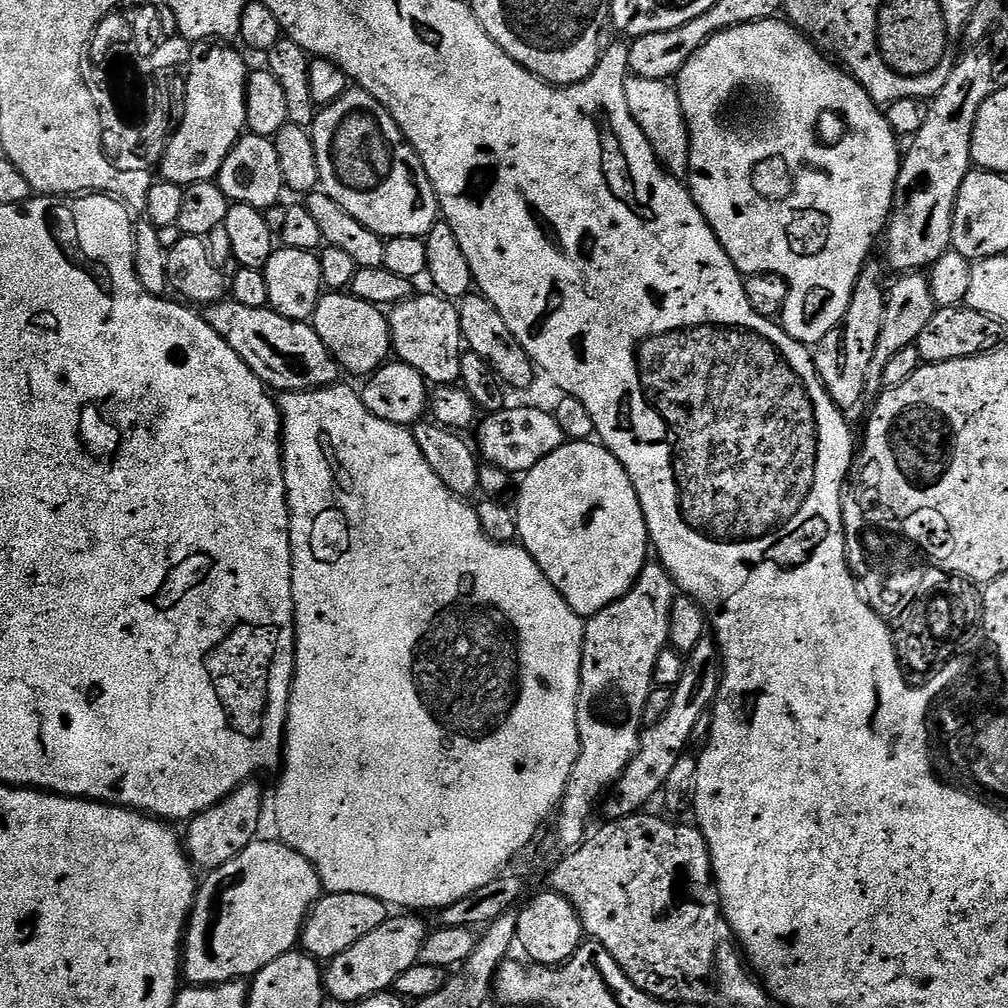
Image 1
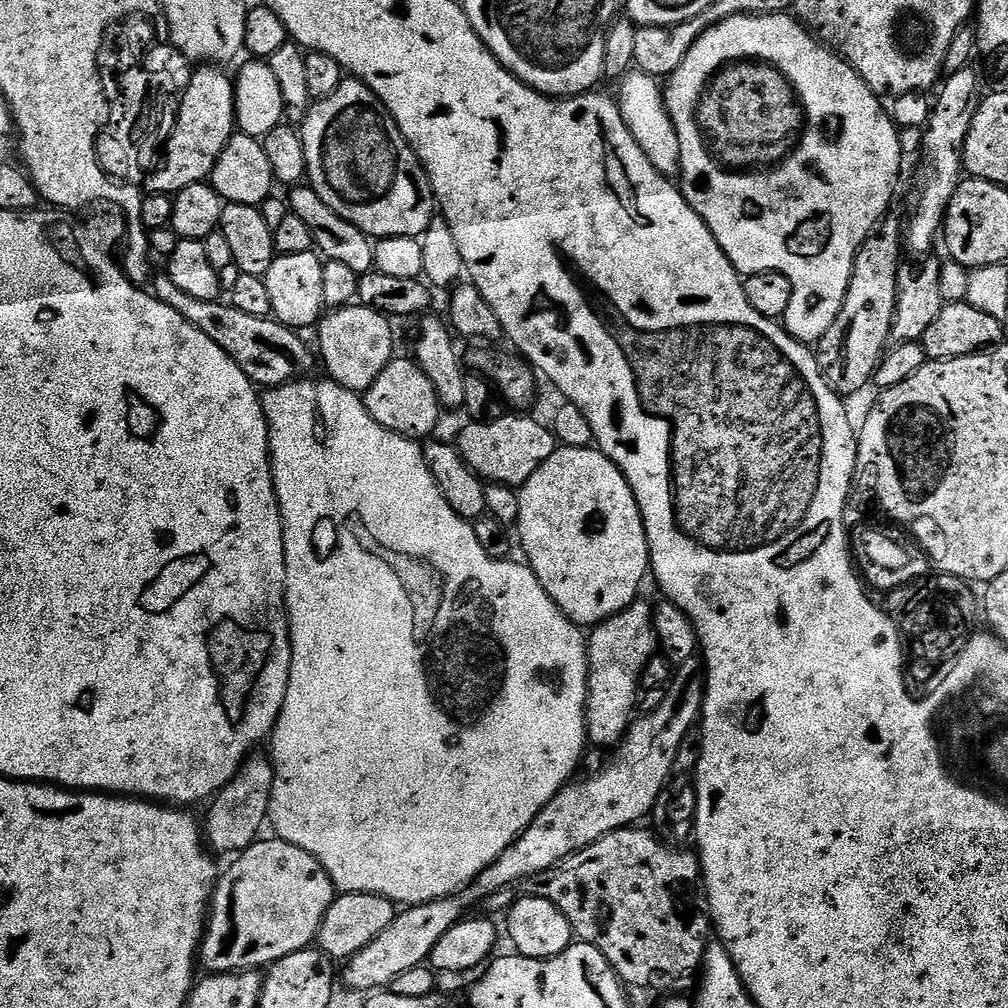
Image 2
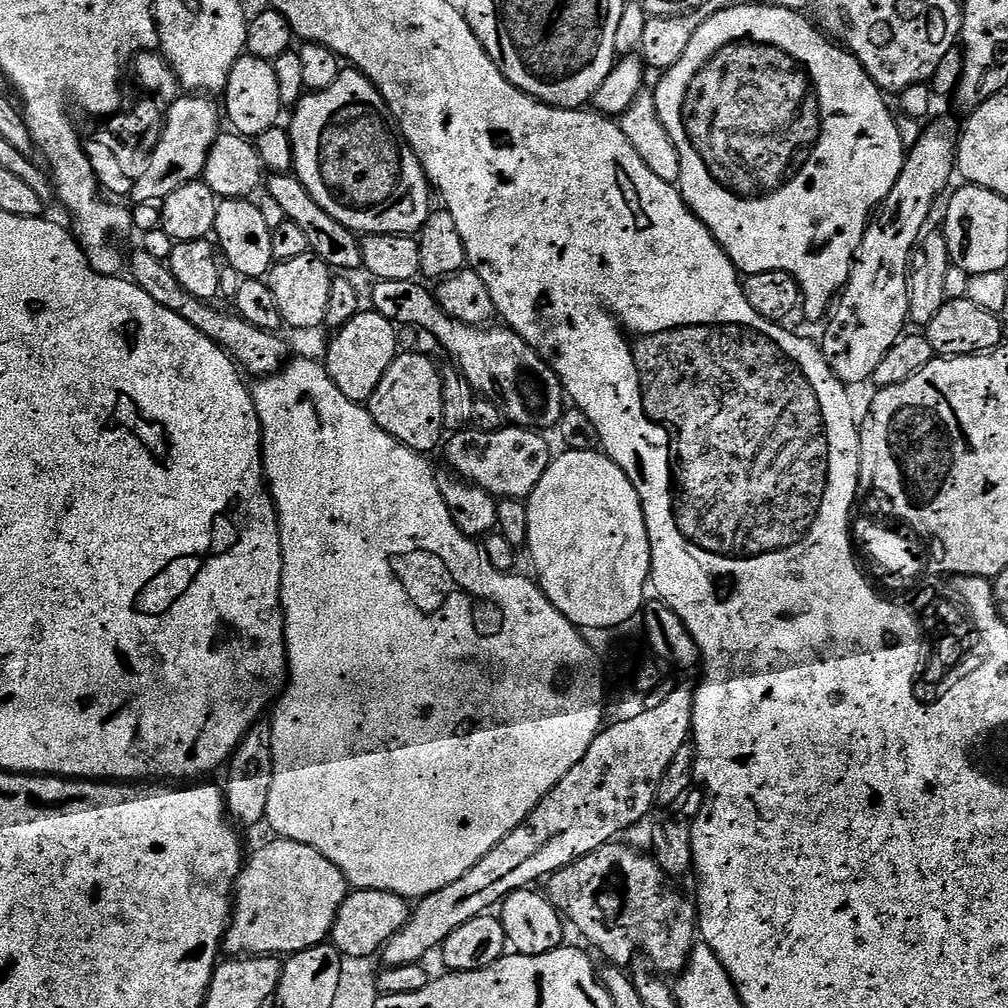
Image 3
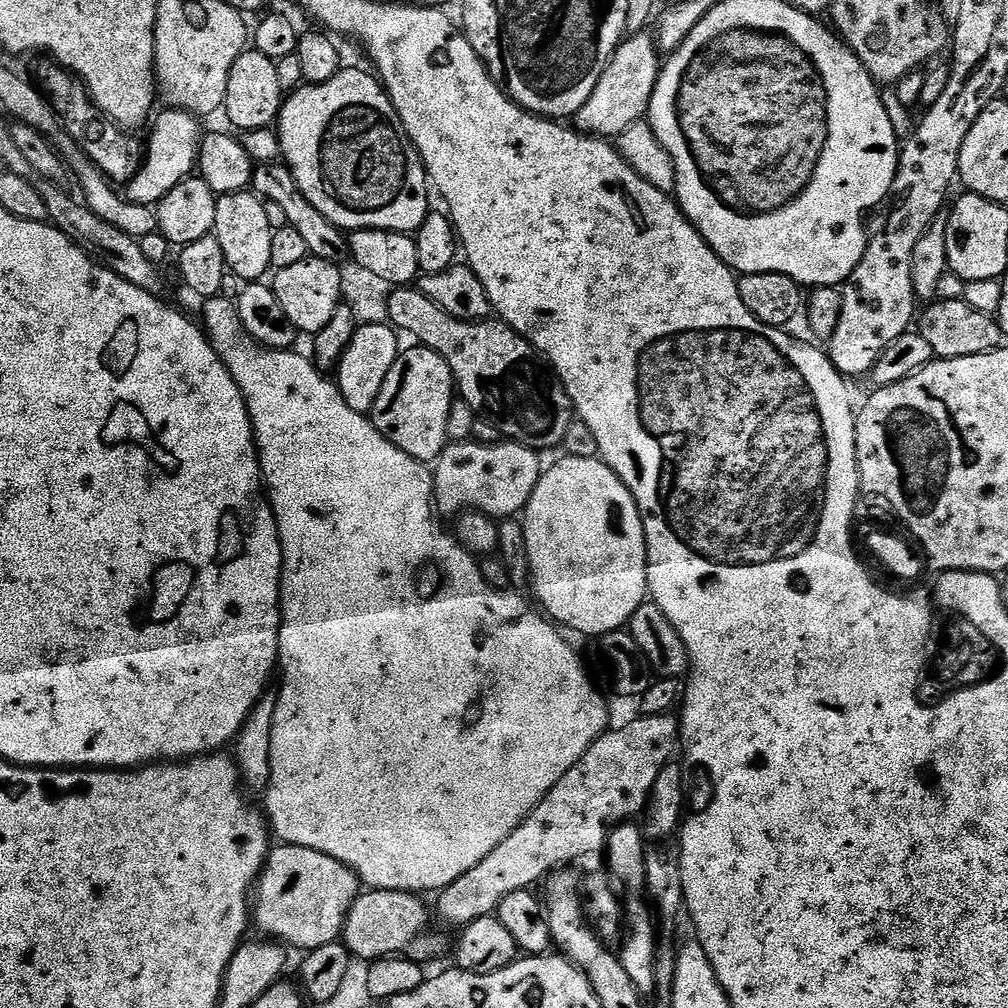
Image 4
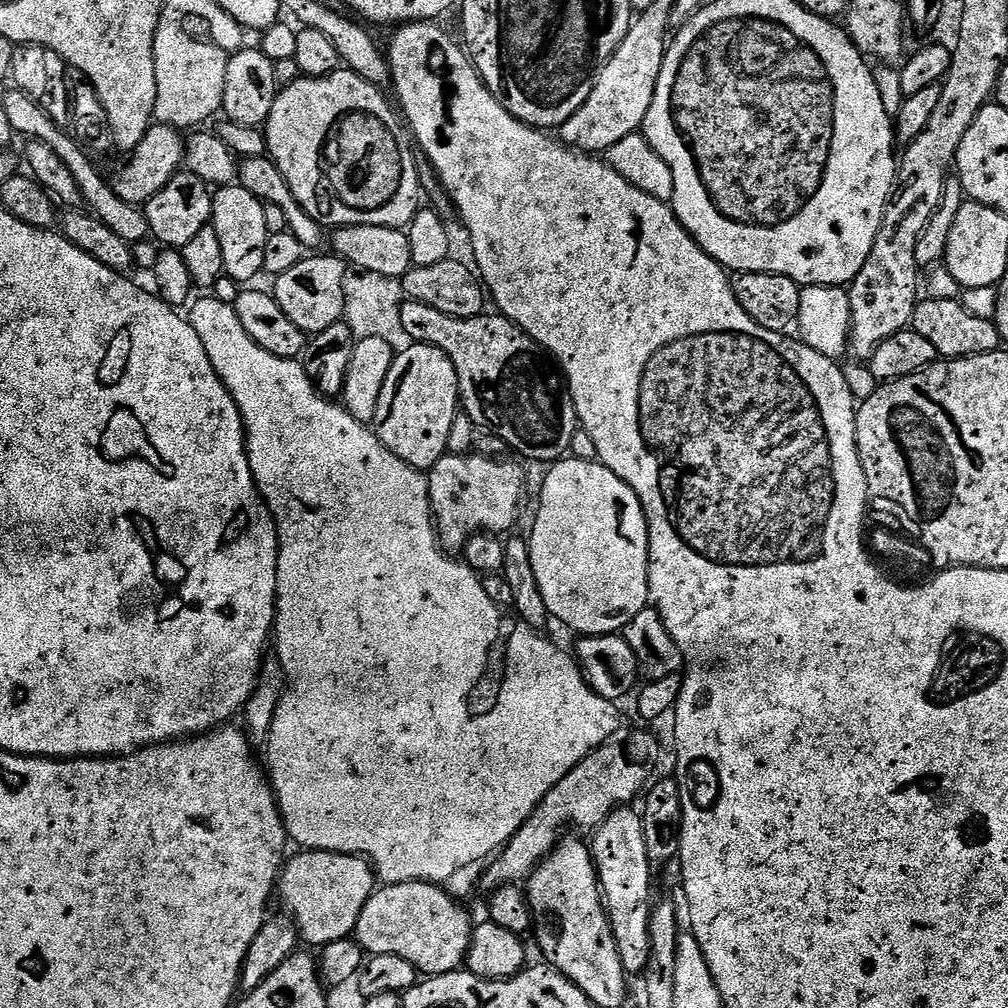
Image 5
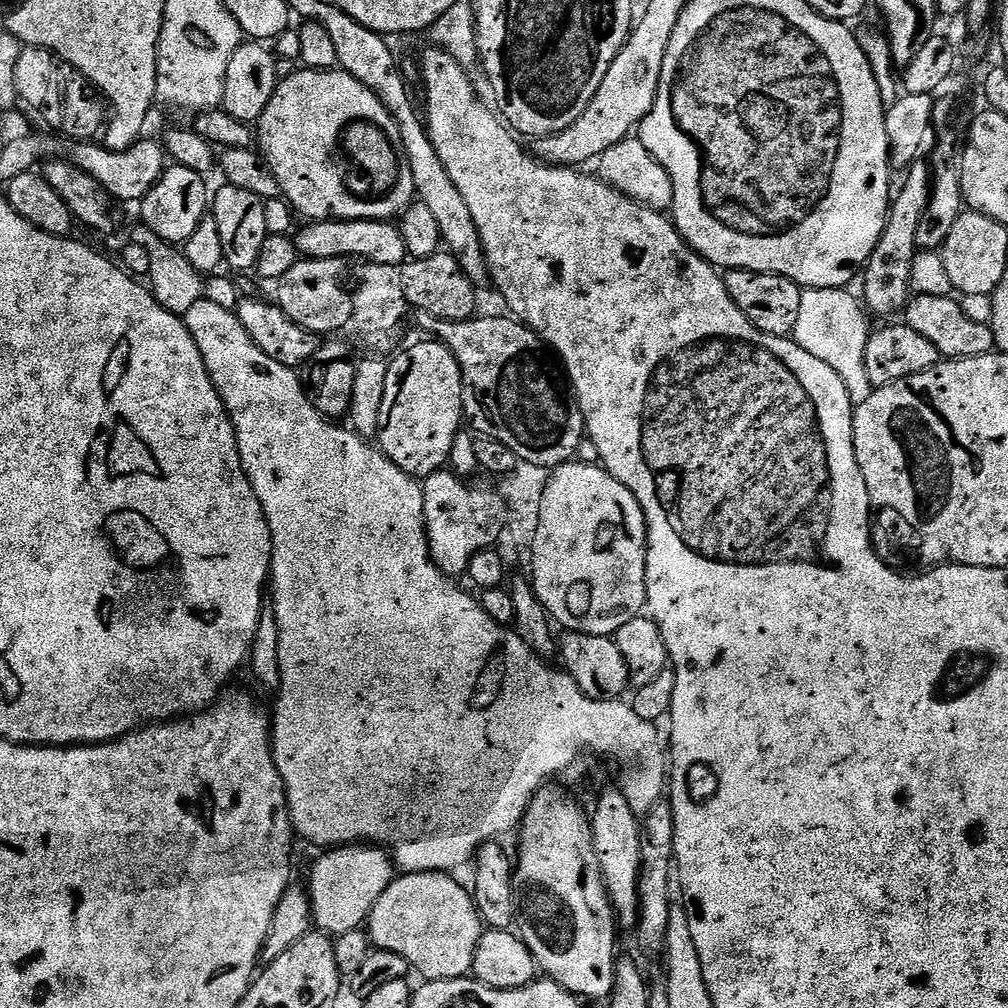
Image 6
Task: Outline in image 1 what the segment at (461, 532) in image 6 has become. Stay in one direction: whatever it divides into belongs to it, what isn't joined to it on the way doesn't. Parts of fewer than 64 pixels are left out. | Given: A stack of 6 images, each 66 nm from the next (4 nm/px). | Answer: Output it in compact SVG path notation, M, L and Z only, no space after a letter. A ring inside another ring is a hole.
M504 407L496 413L485 415L479 421L475 432L479 455L487 463L513 474L530 471L534 466L538 466L538 462L542 462L542 458L546 458L546 454L558 450L566 443L562 426L558 426L555 415L544 408Z

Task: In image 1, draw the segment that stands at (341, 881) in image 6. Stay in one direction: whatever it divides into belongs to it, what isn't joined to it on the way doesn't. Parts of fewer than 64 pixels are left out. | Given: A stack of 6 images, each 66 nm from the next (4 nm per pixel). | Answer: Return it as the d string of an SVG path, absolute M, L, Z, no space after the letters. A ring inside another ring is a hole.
M257 838L238 858L209 871L205 880L203 877L182 941L182 976L189 985L207 986L251 978L270 966L274 958L282 958L282 954L293 951L301 943L308 914L322 895L320 876L316 867L289 844L276 838L264 839Z

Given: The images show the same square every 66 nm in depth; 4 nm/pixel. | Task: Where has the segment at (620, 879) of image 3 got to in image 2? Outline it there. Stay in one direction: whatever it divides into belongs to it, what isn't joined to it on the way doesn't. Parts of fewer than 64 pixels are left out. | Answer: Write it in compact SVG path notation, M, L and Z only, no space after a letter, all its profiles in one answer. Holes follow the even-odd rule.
M633 826L606 834L598 838L598 842L586 846L580 852L573 852L537 876L527 876L525 880L516 881L514 887L490 894L483 900L482 908L504 914L518 897L546 898L566 914L573 933L583 943L602 950L606 962L610 962L629 989L653 988L659 994L683 993L688 990L684 988L693 987L694 977L701 971L704 952L710 943L710 917L706 896L700 885L700 857L695 851L687 852L684 846L673 846L659 835L649 832L644 826Z

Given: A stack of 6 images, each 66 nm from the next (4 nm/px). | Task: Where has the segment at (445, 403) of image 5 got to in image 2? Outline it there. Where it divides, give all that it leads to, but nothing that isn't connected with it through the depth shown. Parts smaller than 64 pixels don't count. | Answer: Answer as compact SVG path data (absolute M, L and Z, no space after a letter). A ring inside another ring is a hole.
M393 358L386 366L386 370L378 374L374 386L363 393L362 399L374 422L378 422L383 428L389 428L399 436L407 436L408 439L417 442L435 433L432 431L440 420L440 412L442 413L440 396L436 393L435 386L412 358L408 360Z

